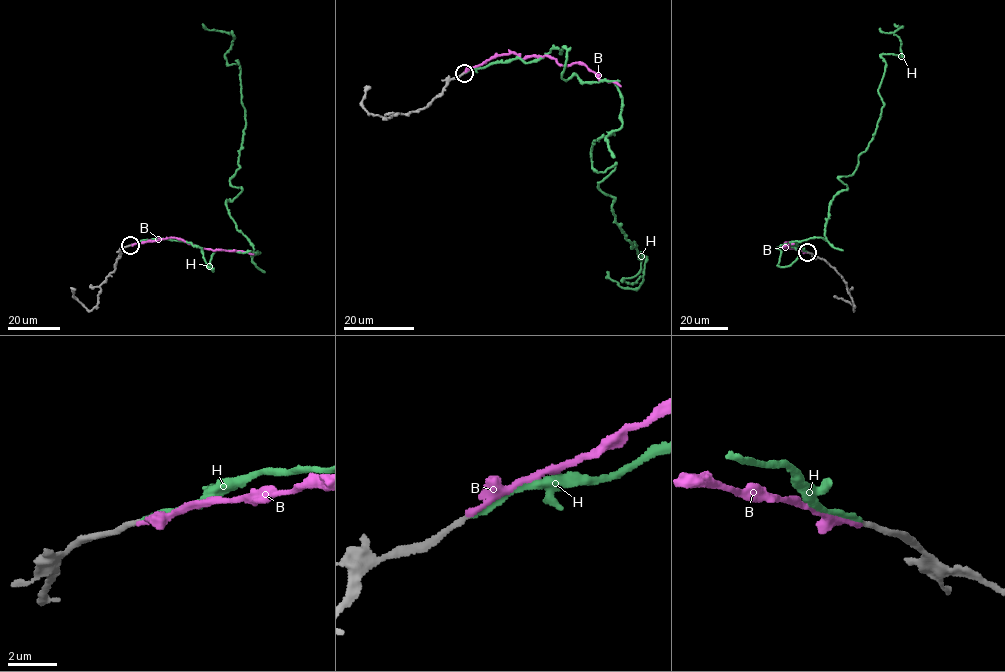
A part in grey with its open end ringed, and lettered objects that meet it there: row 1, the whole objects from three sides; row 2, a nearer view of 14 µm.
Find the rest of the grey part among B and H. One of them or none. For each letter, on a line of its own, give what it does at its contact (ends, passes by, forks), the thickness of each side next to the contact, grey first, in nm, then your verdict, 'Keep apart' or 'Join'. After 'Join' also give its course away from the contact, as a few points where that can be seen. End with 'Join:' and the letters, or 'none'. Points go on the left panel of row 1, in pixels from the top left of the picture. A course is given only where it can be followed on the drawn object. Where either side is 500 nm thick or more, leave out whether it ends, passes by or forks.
B: It ends there. Thickness 220 nm (grey) against 190 nm. Keep apart
H: It ends there. Thickness 200 nm (grey) against 240 nm. Join. Its course: (130, 245), (190, 242), (213, 271), (217, 249), (260, 253), (226, 203), (235, 37), (202, 24)
Join: H

